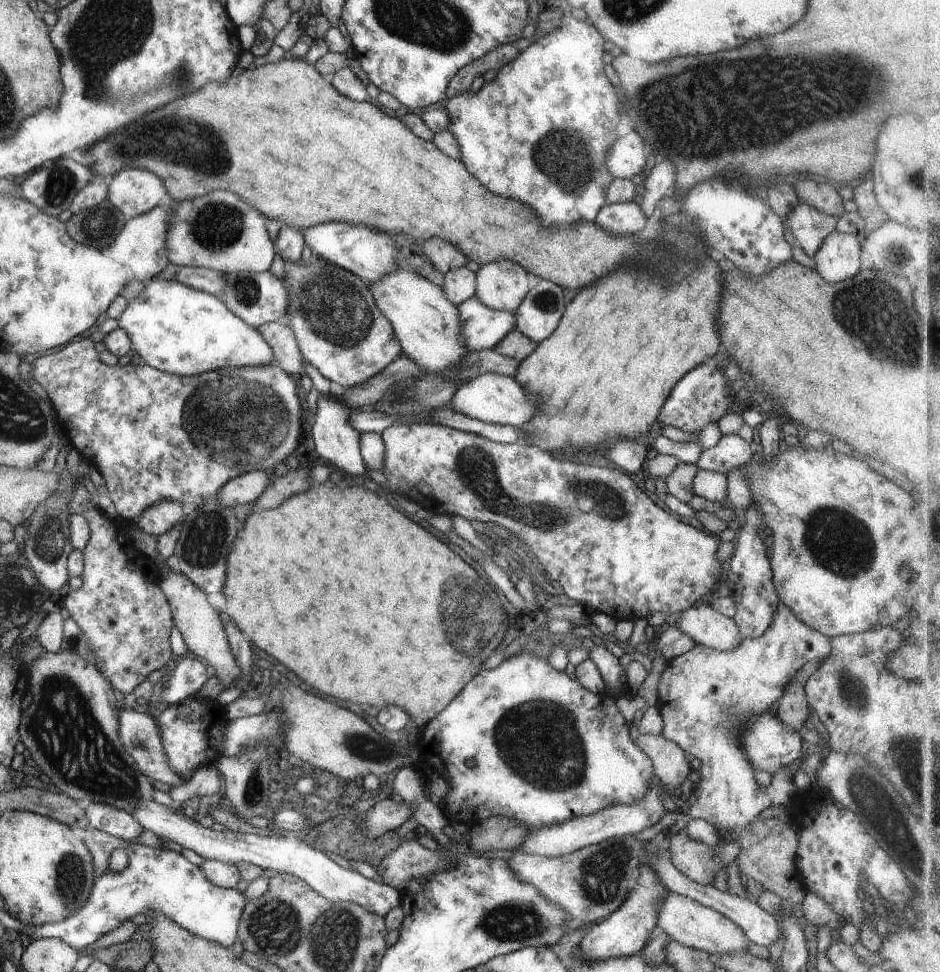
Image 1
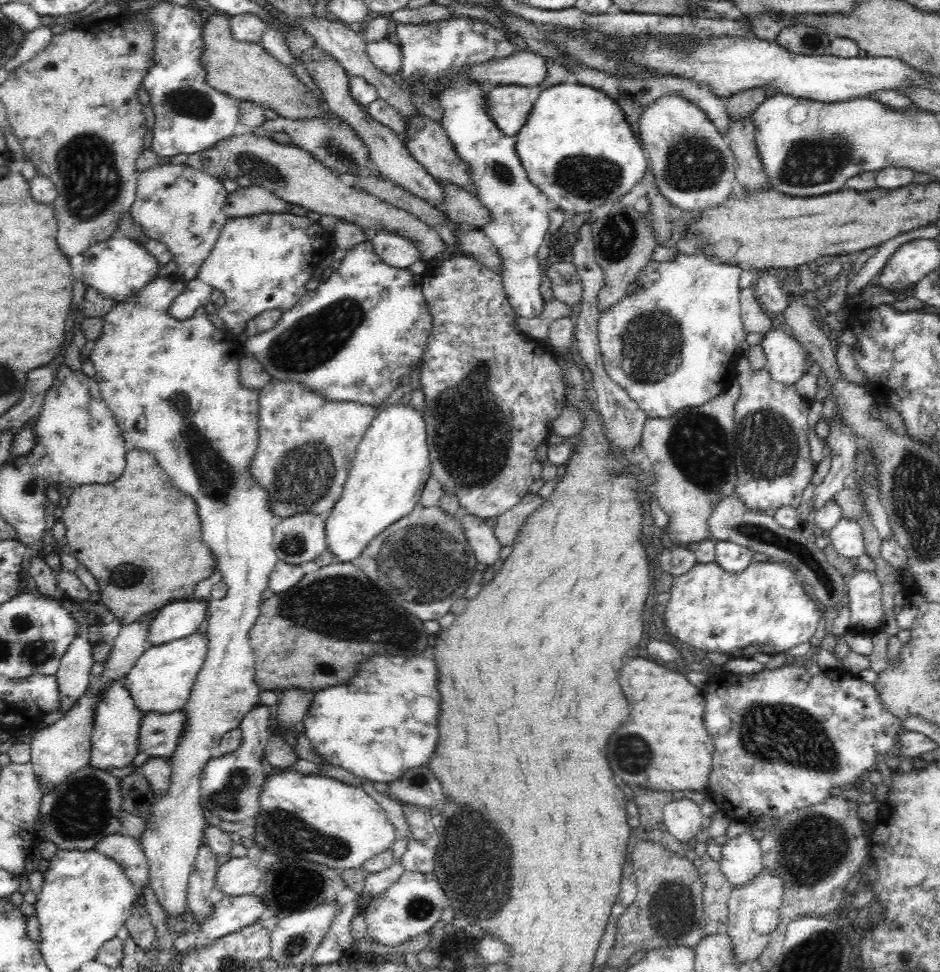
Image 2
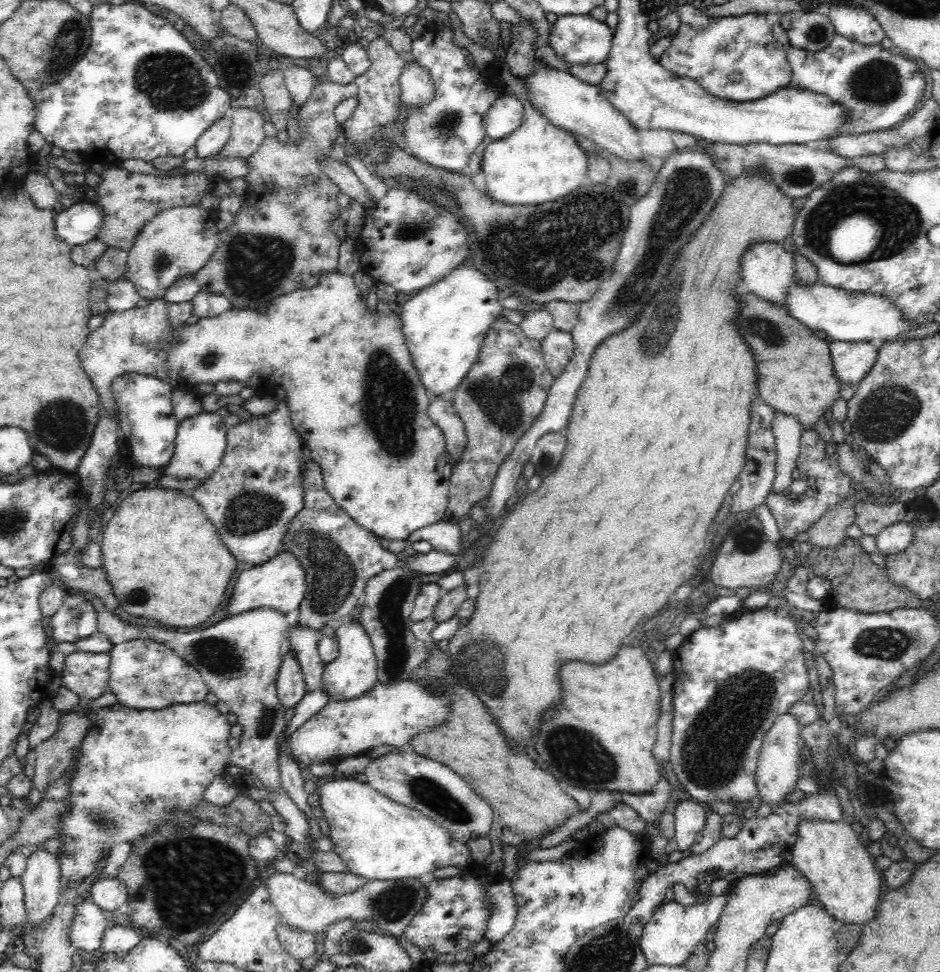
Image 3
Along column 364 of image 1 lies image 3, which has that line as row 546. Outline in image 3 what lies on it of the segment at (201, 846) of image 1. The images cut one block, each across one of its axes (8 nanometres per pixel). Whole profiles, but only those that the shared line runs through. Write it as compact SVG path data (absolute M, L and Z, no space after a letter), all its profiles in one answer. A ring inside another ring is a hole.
M918 520L916 523L898 522L884 528L874 540L879 553L890 556L909 548L916 534L916 524Z

